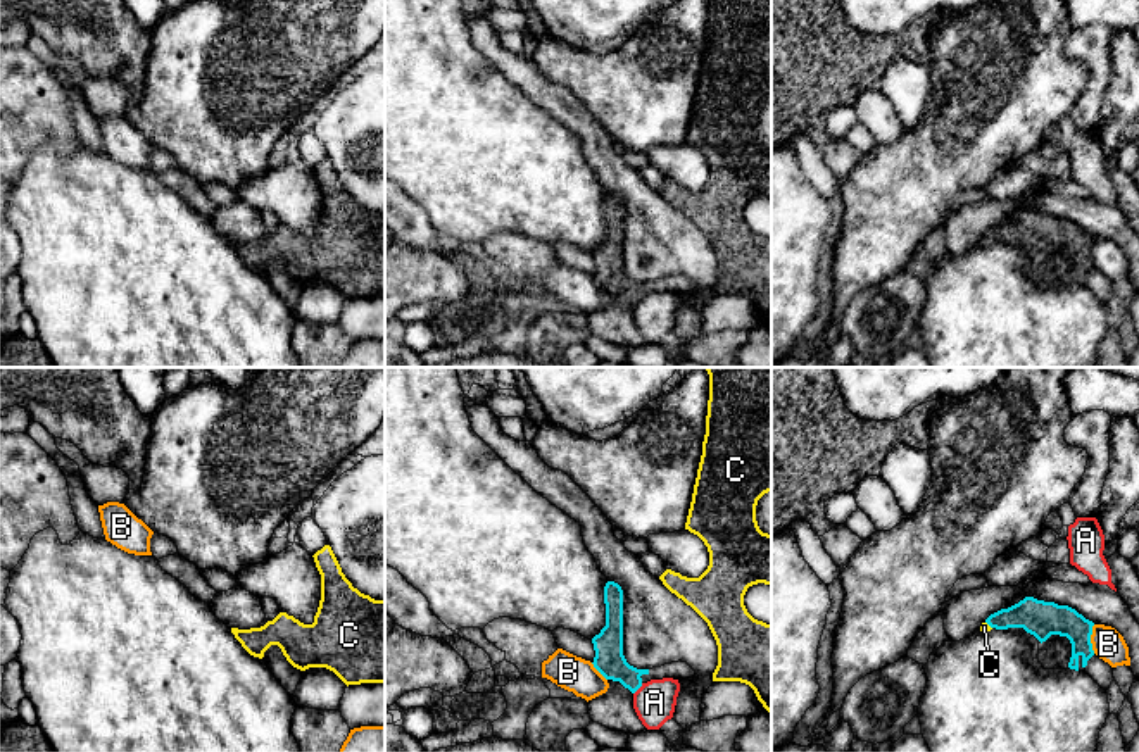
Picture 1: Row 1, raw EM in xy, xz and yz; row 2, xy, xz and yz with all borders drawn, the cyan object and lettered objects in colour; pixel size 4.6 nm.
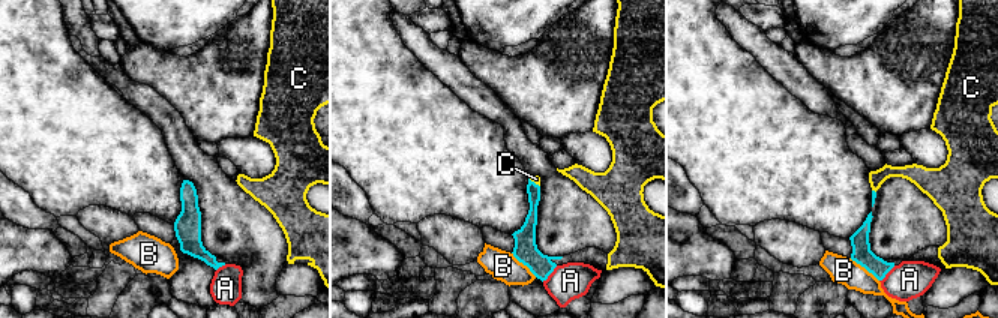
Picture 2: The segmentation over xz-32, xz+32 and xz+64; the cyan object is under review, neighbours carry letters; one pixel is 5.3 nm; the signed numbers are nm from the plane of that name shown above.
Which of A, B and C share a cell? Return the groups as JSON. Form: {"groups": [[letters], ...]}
{"groups": [["A"], ["B"], ["C"]]}

